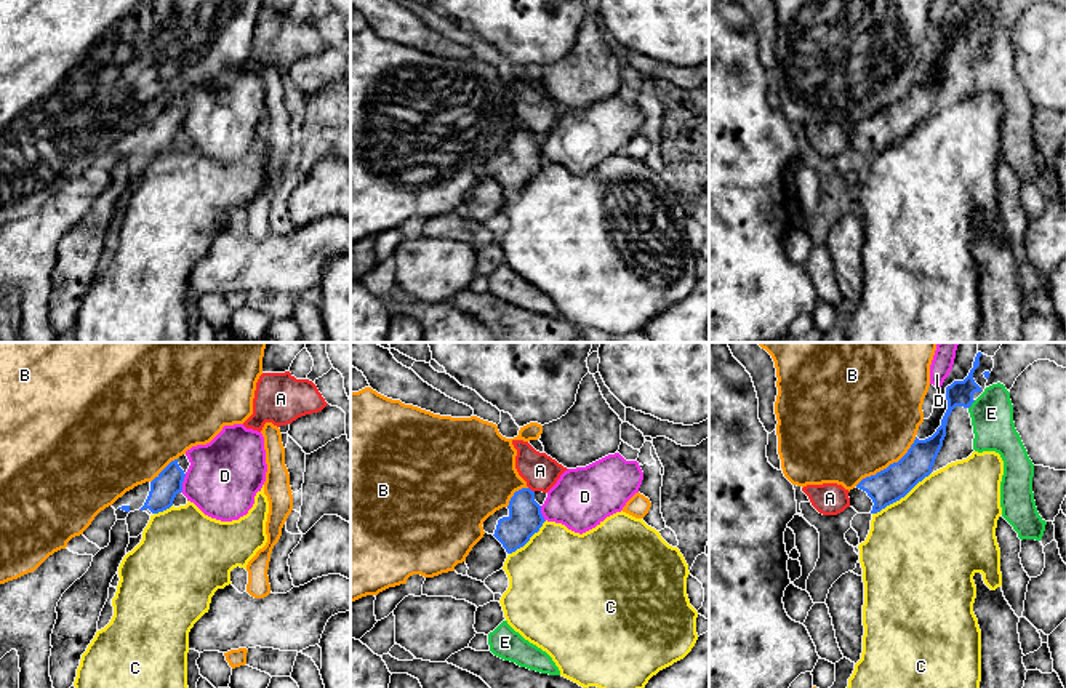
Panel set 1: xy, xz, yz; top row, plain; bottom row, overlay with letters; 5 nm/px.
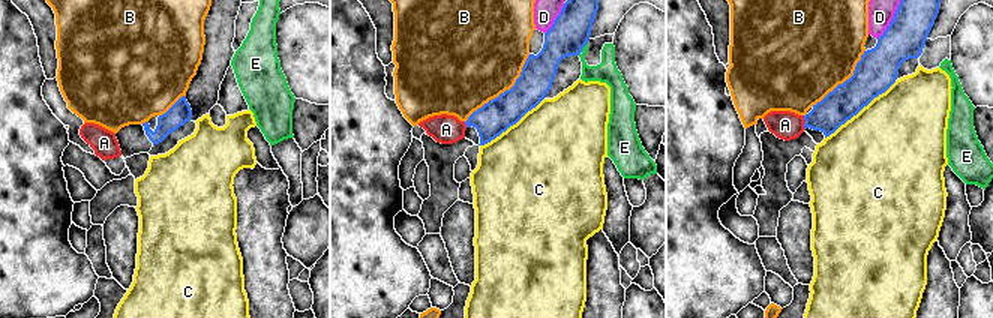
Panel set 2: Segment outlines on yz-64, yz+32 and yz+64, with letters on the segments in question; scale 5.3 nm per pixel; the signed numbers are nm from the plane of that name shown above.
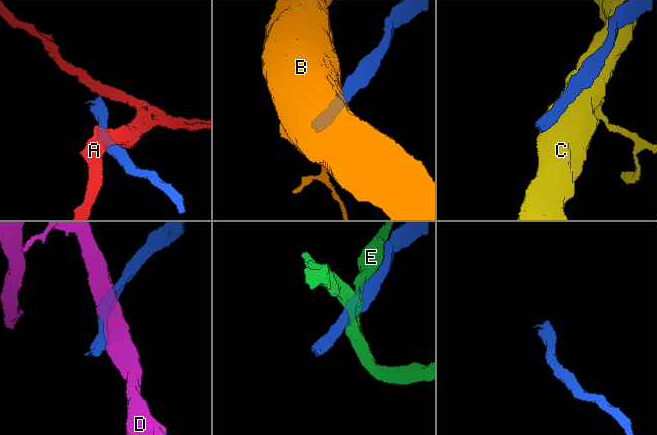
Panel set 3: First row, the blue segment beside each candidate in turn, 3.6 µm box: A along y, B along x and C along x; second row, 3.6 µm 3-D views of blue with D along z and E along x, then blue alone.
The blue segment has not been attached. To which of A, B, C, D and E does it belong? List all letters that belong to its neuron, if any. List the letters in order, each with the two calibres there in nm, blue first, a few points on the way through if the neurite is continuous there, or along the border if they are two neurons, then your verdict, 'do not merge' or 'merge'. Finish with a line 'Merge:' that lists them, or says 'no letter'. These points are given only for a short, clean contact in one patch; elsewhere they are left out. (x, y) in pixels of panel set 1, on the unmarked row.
A: 170/180 nm | do not merge
B: 170/500 nm | do not merge
C: 170/480 nm | do not merge
D: 140/360 nm | do not merge
E: 130/220 nm | do not merge
Merge: no letter

